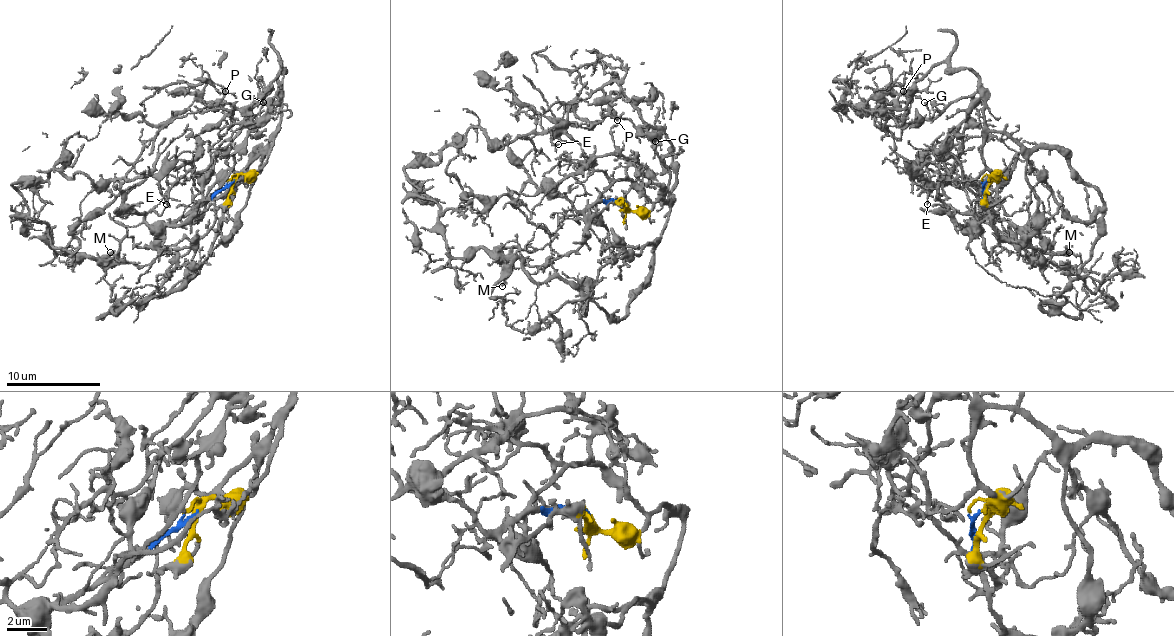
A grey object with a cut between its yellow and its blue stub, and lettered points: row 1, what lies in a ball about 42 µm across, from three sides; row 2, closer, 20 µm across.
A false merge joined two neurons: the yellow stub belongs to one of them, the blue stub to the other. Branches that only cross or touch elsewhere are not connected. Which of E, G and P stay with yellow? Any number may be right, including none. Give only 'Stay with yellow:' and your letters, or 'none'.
Stay with yellow: G, P

